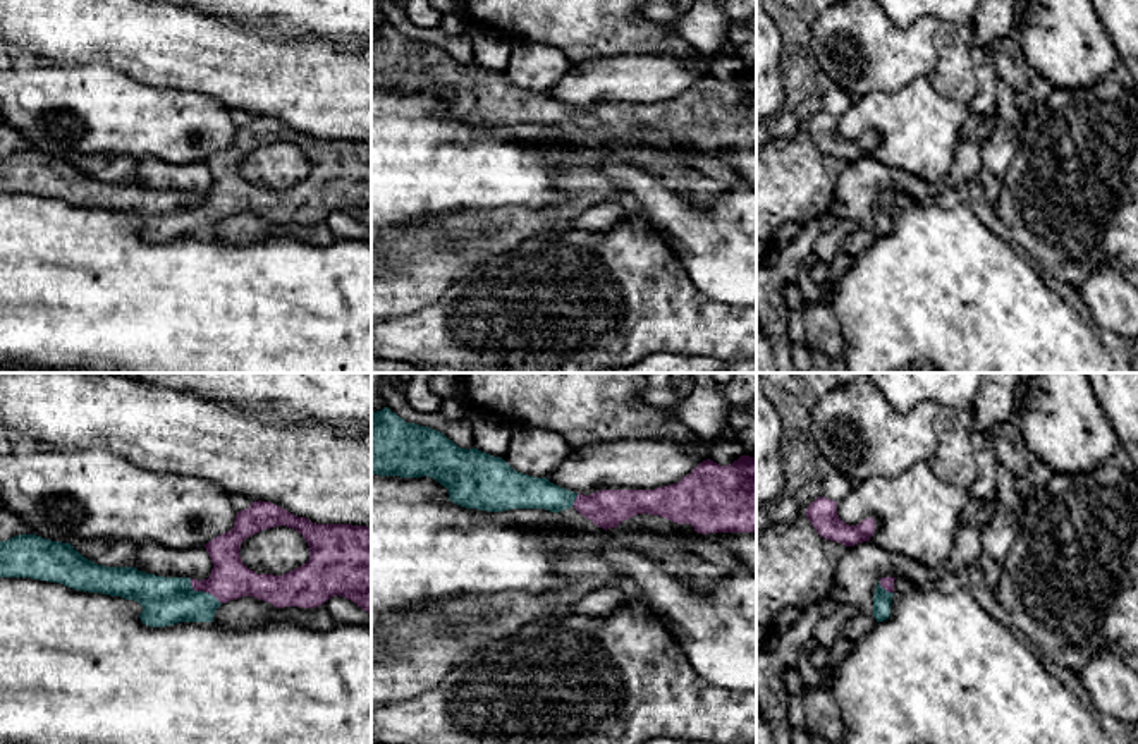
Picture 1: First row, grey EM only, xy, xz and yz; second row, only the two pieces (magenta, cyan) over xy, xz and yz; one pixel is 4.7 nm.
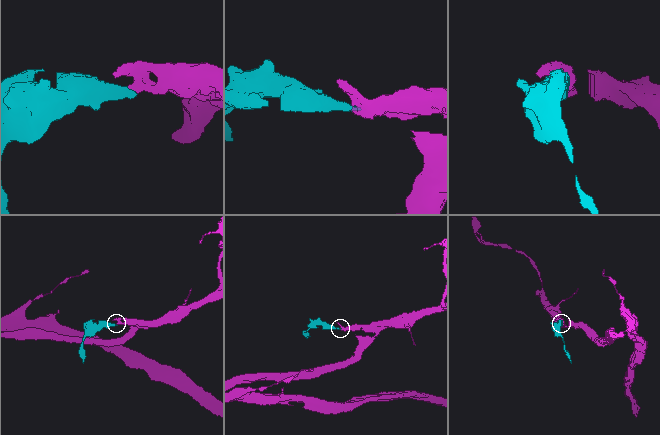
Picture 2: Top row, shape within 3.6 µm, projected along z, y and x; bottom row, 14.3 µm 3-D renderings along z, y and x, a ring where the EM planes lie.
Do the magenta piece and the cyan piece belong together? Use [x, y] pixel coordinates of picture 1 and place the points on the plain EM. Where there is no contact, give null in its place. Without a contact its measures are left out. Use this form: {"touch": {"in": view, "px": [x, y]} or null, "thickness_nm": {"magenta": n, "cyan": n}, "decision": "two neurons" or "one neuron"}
{"touch": {"in": "xy", "px": [203, 205]}, "thickness_nm": {"magenta": 190, "cyan": 220}, "decision": "one neuron"}

